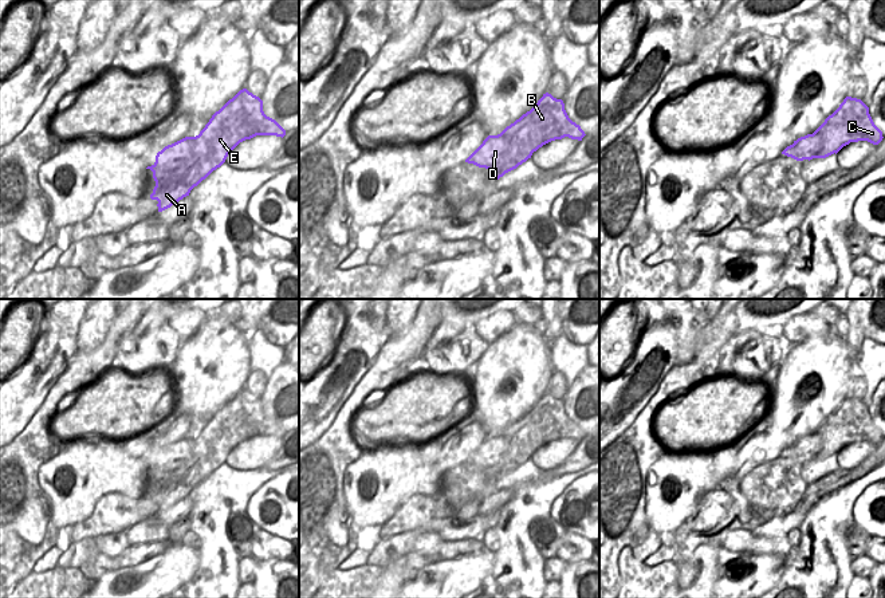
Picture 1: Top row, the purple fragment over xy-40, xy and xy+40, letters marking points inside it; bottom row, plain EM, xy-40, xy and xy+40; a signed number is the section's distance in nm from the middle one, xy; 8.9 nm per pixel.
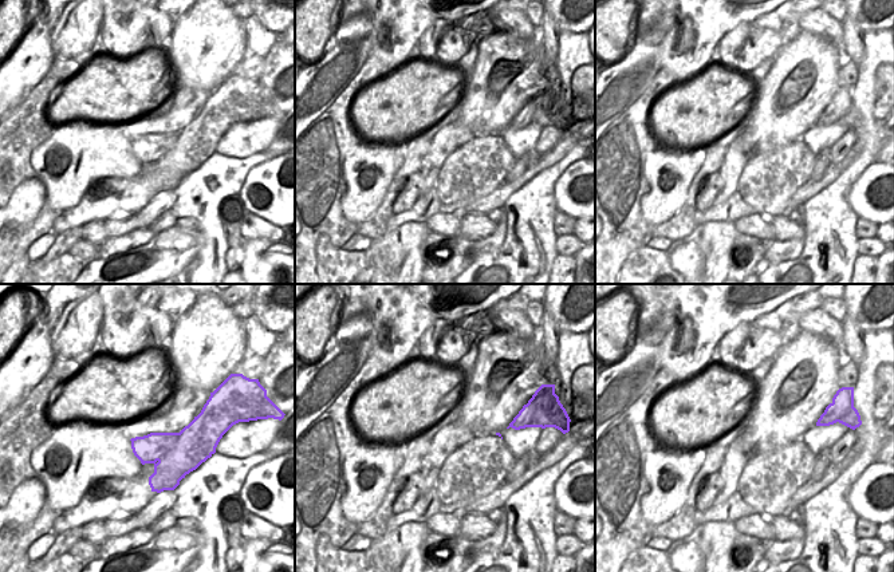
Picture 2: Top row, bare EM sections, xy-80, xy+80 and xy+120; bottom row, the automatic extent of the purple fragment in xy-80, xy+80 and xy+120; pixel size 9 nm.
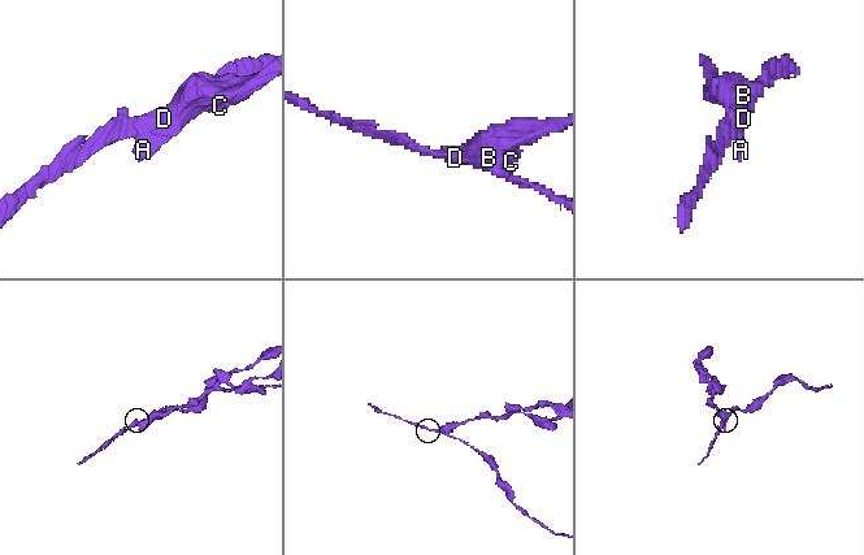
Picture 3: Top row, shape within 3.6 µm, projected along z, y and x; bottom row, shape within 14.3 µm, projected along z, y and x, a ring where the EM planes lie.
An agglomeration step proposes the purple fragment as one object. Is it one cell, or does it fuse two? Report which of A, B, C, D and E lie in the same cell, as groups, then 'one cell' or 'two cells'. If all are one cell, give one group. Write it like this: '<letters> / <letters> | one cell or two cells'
A D / B C E | two cells

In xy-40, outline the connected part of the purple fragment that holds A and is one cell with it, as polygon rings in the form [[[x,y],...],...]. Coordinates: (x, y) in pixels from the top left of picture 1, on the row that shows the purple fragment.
[[[185,137],[165,146],[156,156],[156,162],[146,169],[153,172],[156,186],[150,194],[162,212],[184,198],[184,176],[193,160],[194,137]]]

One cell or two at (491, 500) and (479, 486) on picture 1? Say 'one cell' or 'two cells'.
two cells

